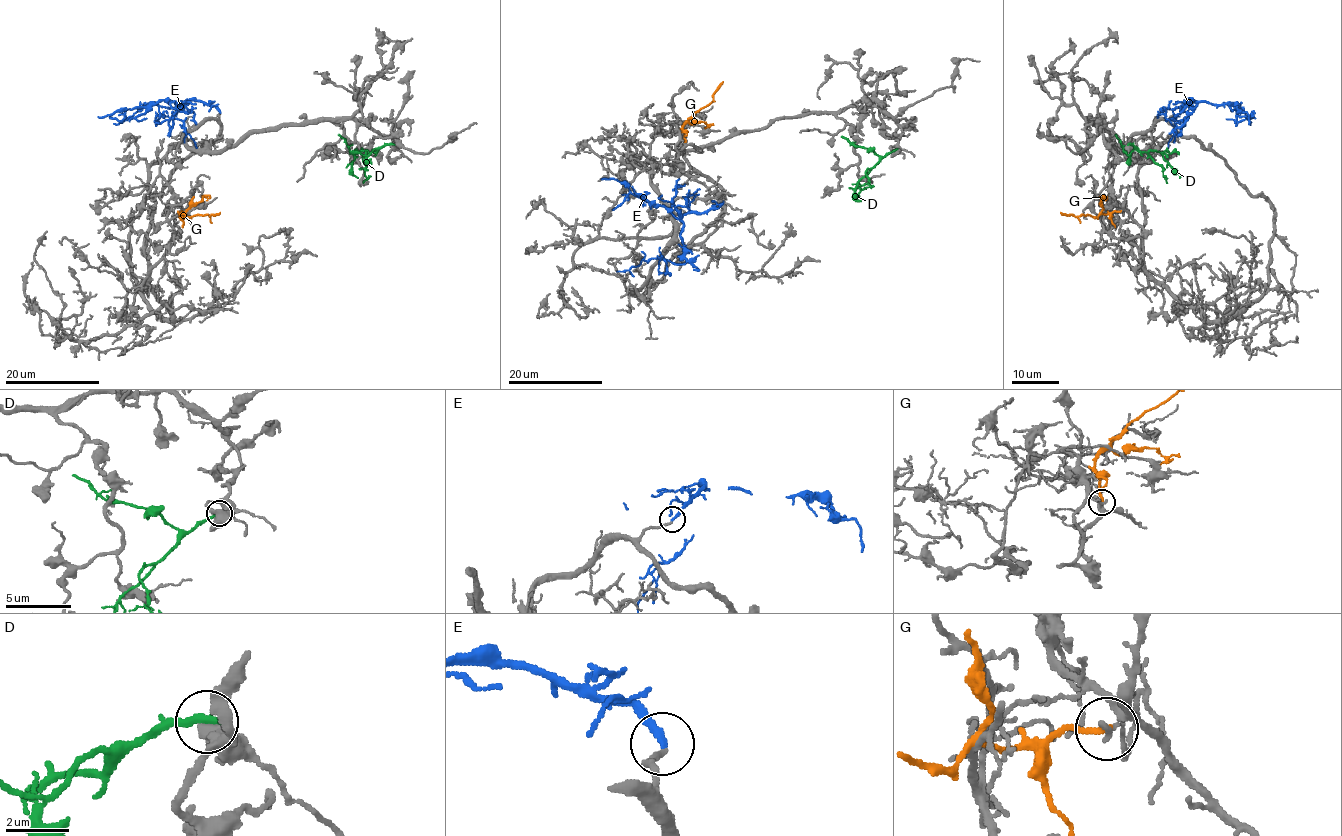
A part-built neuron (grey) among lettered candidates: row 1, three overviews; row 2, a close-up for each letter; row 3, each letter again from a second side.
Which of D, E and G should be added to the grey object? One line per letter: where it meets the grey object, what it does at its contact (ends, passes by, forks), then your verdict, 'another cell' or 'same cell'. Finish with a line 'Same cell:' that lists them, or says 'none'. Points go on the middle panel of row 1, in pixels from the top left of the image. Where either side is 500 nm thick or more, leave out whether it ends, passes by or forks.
D: contact (894, 150); another cell
E: contact (723, 201); it ends; another cell
G: contact (685, 141); it ends; another cell
Same cell: none

